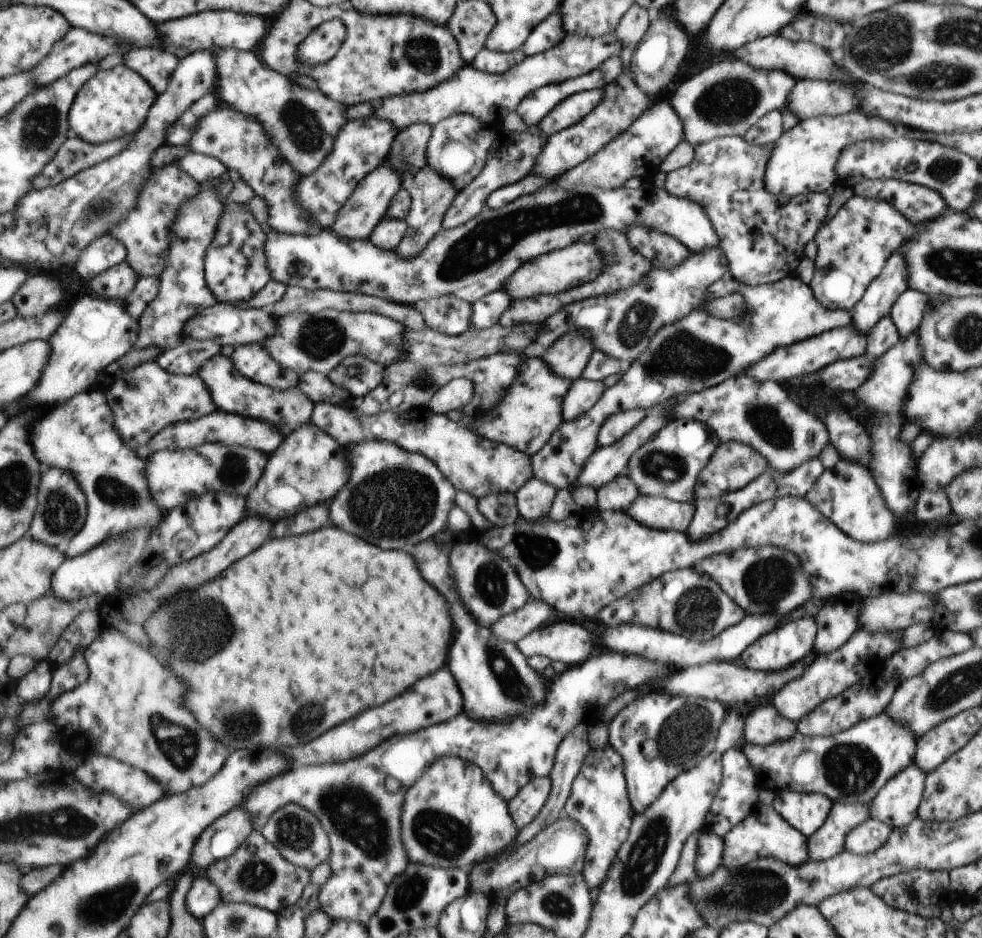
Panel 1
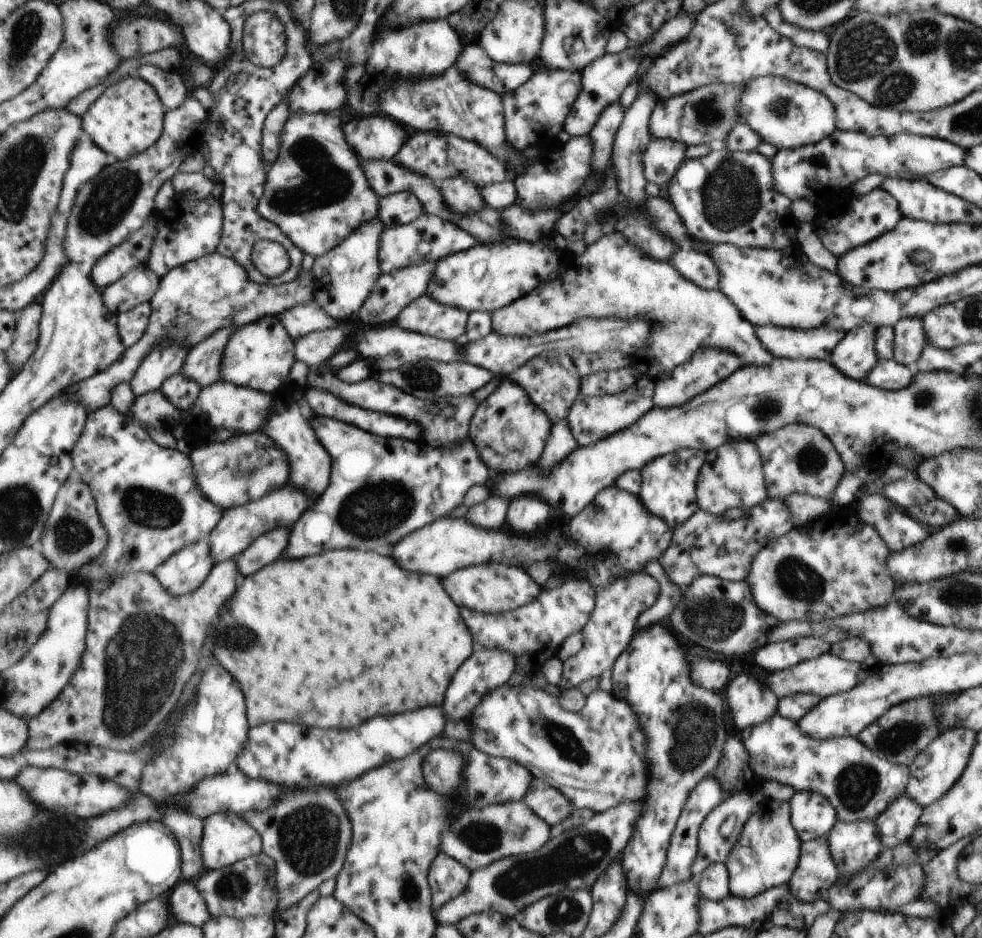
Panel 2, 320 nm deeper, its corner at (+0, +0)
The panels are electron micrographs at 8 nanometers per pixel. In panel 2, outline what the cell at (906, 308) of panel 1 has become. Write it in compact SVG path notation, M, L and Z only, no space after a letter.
M902 318L892 328L894 329L894 355L892 359L899 364L913 368L921 356L926 340L922 320Z

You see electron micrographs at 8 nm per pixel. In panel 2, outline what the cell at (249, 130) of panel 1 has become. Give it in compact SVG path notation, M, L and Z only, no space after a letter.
M317 113L291 116L280 155L271 166L259 212L282 228L305 254L318 259L336 249L363 223L380 216L381 200L346 139L341 117Z

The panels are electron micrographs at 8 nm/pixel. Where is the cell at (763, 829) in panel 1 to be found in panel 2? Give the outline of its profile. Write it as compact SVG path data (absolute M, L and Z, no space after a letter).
M765 799L745 821L724 862L729 873L730 894L742 899L753 899L763 891L787 886L791 875L797 870L801 844L802 840L791 824L788 801Z

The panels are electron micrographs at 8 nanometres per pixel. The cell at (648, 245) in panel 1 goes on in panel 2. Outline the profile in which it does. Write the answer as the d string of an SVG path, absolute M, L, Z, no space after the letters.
M677 247L669 263L687 280L707 290L717 290L719 271L713 259L695 248Z

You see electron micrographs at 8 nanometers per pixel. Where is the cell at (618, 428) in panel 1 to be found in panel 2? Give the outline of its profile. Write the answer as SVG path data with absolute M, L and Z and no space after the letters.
M643 376L637 378L635 384L622 393L596 397L588 397L580 393L565 418L577 446L584 447L593 444L633 424L642 414L654 406L653 393L654 381Z

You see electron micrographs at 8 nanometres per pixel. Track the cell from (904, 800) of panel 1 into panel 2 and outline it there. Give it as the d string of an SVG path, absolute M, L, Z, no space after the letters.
M905 795L894 799L894 802L873 821L881 836L883 848L892 849L907 842L921 811L922 808Z

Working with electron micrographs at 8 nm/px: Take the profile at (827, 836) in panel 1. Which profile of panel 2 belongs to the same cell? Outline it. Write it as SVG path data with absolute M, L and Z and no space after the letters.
M827 837L802 841L801 858L798 860L797 870L791 875L787 886L789 892L797 899L797 902L810 903L815 899L824 897L824 892L833 886L839 878L839 874L839 868L834 864L829 844L827 844Z

